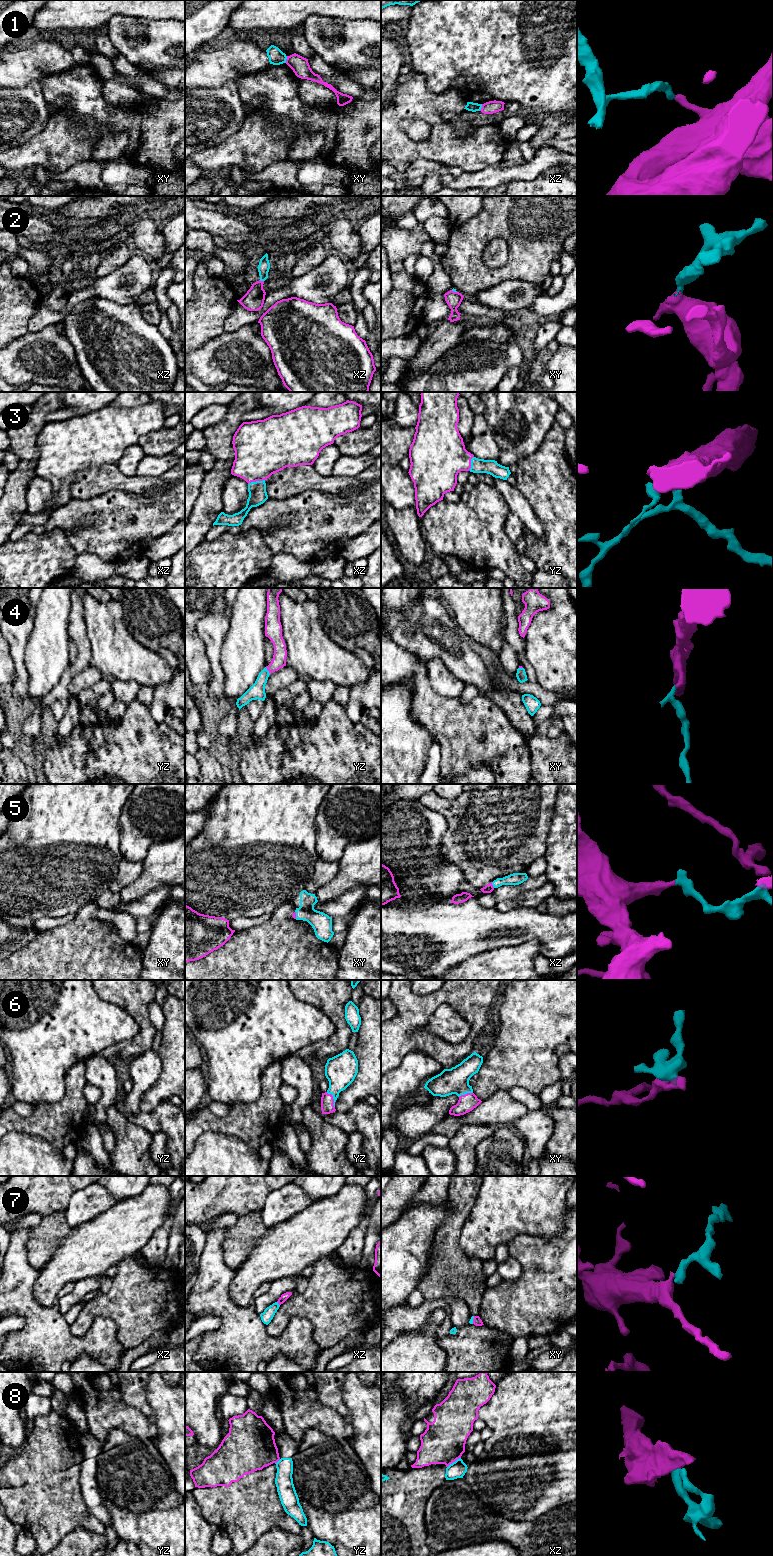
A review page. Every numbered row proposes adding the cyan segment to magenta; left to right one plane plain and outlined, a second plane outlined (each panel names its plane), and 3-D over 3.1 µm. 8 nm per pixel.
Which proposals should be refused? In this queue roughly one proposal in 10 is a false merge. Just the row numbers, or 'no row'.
1, 8

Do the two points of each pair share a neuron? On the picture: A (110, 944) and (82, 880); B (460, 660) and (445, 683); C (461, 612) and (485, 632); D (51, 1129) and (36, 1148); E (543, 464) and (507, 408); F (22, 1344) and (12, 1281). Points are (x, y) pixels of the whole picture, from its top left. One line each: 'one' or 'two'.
A: two
B: two
C: one
D: two
E: two
F: one

